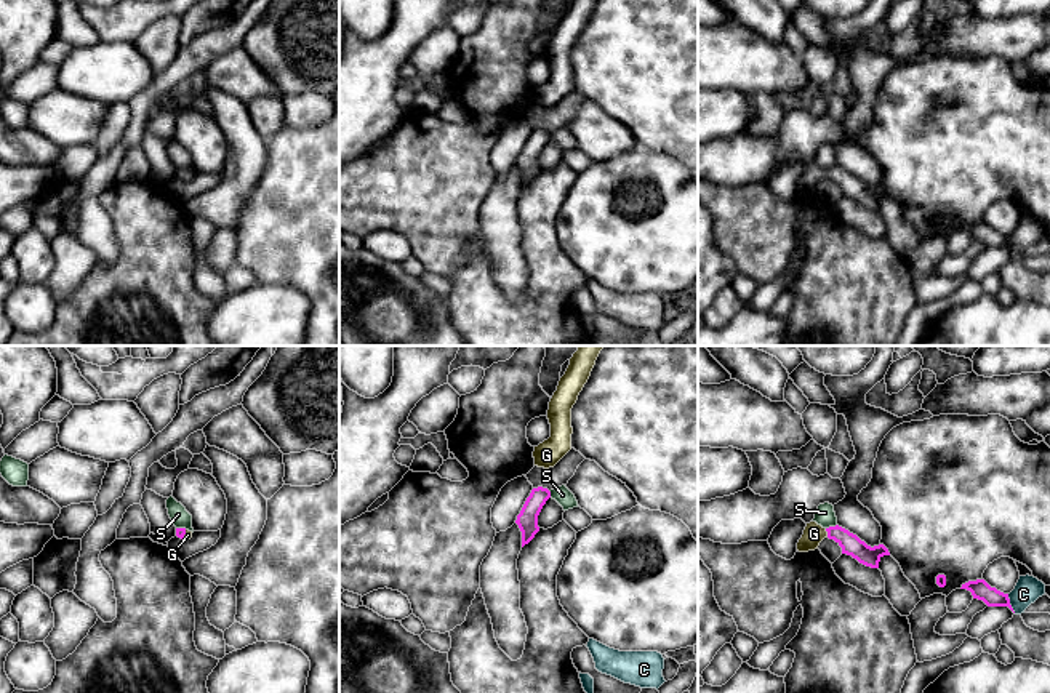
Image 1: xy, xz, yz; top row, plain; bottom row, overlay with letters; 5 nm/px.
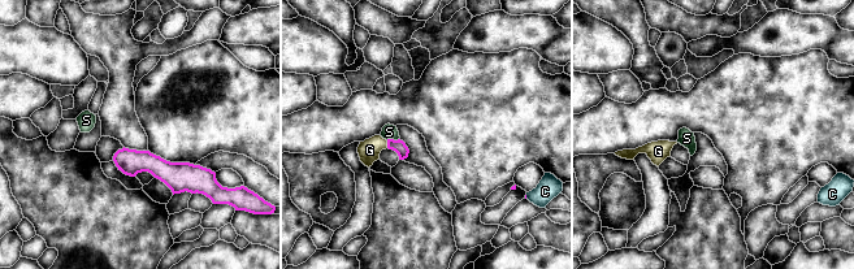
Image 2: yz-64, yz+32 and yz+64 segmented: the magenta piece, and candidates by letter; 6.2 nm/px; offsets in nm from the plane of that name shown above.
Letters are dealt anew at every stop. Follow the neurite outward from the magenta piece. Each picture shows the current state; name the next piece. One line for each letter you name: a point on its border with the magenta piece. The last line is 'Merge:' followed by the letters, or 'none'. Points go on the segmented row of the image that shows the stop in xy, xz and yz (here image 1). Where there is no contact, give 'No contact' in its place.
G: Touches magenta at yz (828, 533)
Merge: G

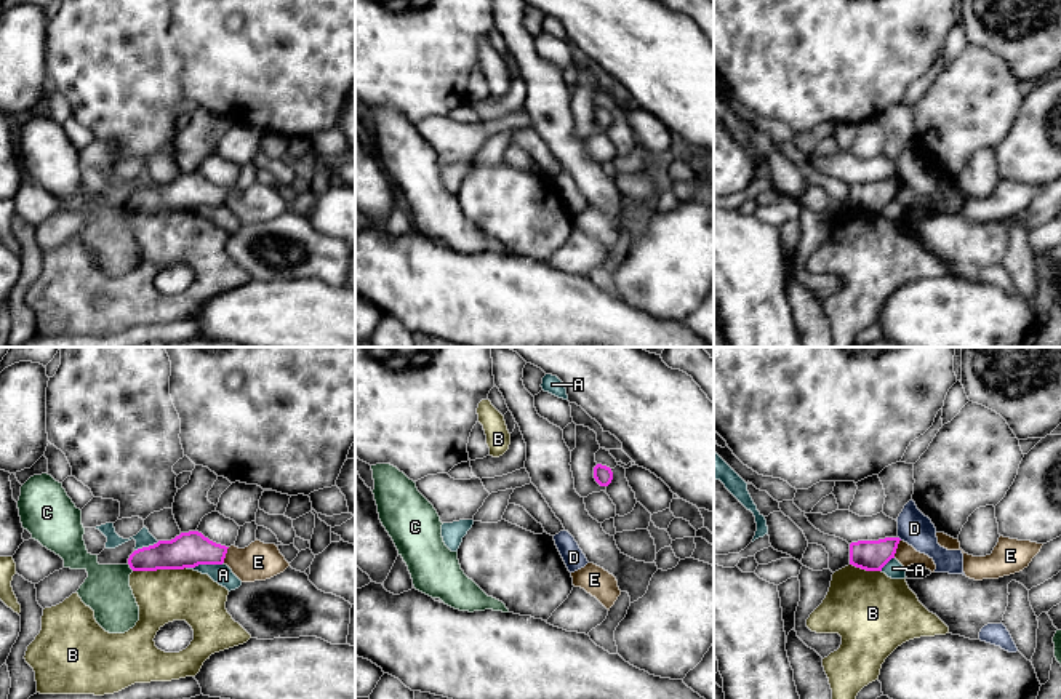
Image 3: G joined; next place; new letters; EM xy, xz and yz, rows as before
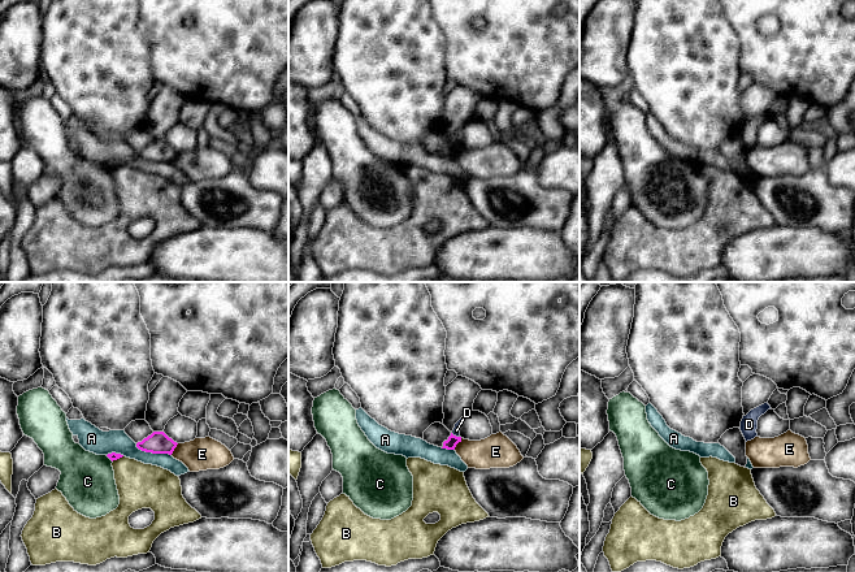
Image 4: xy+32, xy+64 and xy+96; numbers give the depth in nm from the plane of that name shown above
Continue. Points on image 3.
Merge: none

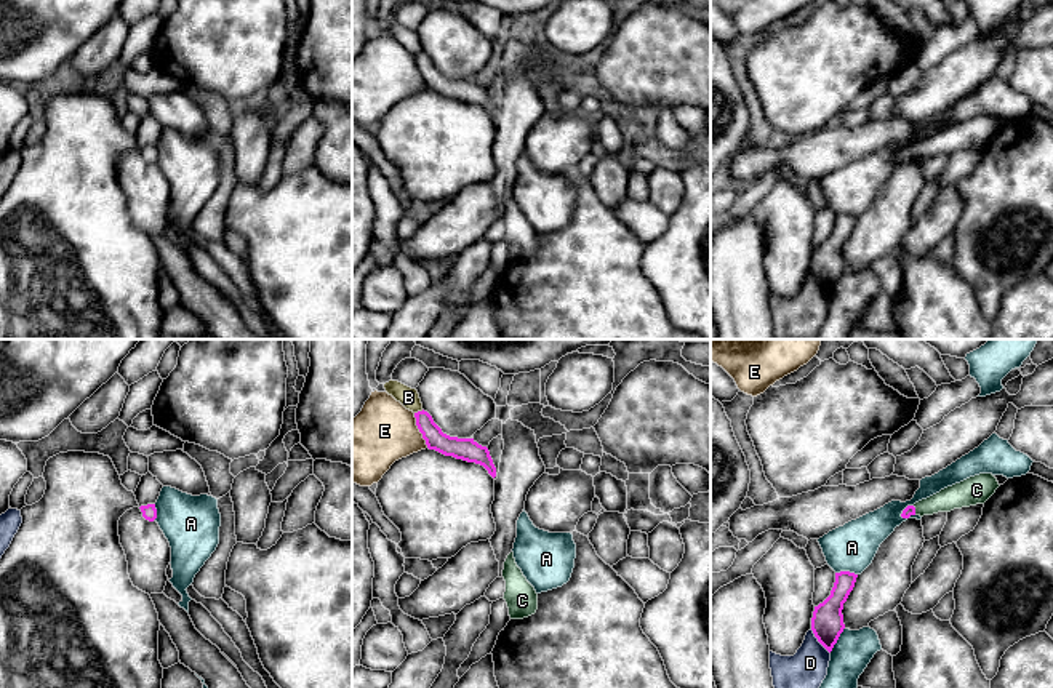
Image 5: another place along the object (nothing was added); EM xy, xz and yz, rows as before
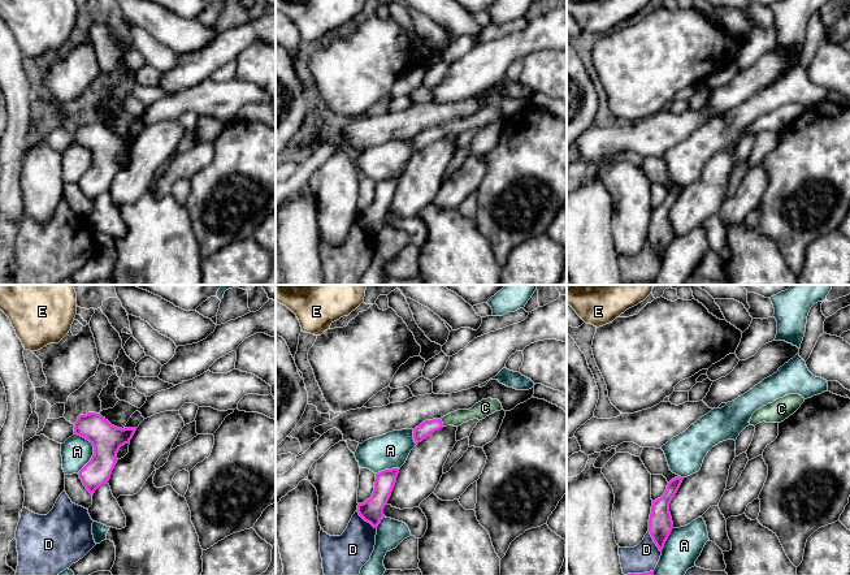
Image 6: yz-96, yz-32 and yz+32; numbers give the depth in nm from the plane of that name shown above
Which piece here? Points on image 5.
C: Touches magenta at yz (914, 511)
Merge: C

